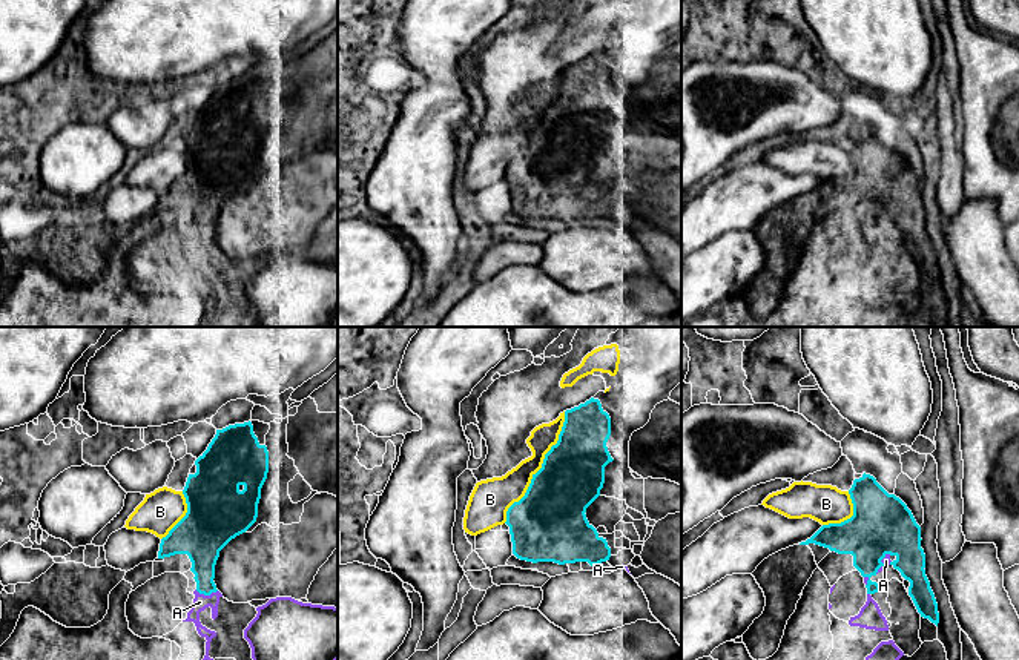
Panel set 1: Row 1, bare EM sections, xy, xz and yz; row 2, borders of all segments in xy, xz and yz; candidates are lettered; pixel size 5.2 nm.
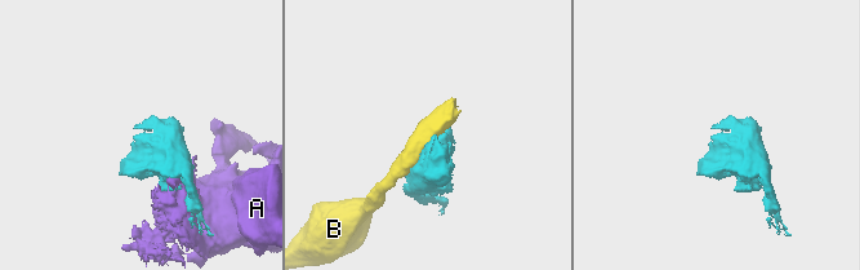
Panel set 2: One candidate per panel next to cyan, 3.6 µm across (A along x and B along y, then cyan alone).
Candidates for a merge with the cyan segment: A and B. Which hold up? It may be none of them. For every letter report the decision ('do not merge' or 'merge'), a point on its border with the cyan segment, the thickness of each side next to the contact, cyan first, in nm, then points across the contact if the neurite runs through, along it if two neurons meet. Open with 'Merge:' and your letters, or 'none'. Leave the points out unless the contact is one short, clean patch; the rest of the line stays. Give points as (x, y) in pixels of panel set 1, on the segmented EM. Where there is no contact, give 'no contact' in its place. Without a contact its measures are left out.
Merge: none
A: do not merge; contact xy (206, 594); calibres 180 and 80 nm
B: do not merge; contact xz (540, 468); calibres 360 and 170 nm

